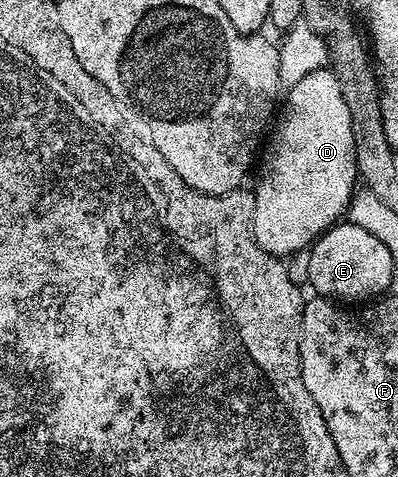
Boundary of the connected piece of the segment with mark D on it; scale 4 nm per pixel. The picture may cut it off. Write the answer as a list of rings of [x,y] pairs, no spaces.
[[[329,68],[308,73],[297,85],[287,90],[265,144],[265,153],[266,157],[263,156],[259,164],[260,175],[253,192],[255,207],[252,214],[252,236],[256,244],[271,255],[289,257],[300,250],[307,250],[320,235],[341,220],[356,193],[356,183],[358,185],[350,111],[343,100],[338,79]]]

